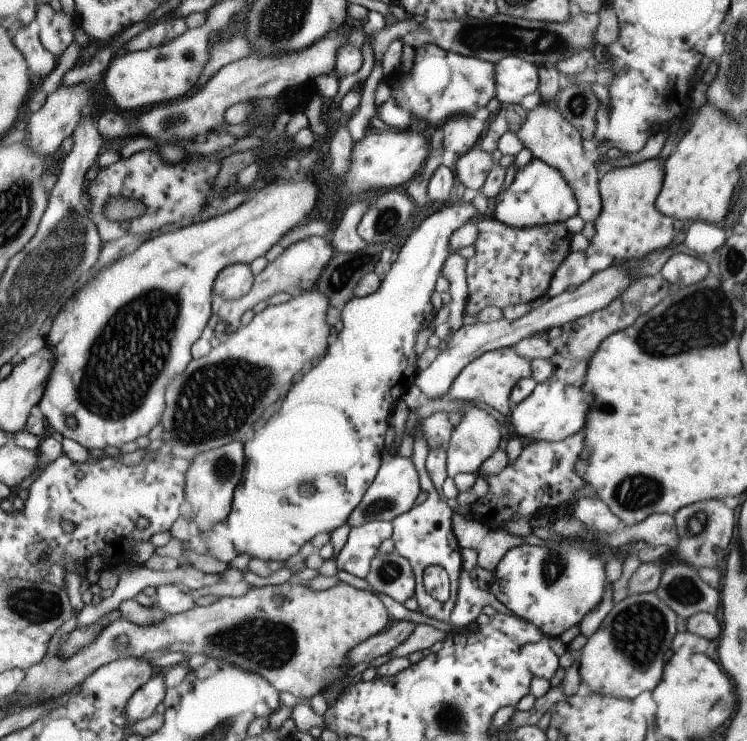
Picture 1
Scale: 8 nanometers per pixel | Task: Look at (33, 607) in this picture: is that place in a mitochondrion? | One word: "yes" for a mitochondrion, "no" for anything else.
yes

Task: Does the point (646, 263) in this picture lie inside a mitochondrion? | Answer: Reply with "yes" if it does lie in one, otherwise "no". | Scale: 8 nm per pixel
no

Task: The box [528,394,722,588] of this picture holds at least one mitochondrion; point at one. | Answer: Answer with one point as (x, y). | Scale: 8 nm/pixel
(630, 493)

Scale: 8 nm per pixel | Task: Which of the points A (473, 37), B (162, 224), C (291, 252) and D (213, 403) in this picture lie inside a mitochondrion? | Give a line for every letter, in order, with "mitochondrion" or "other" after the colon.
A: mitochondrion
B: other
C: other
D: mitochondrion

